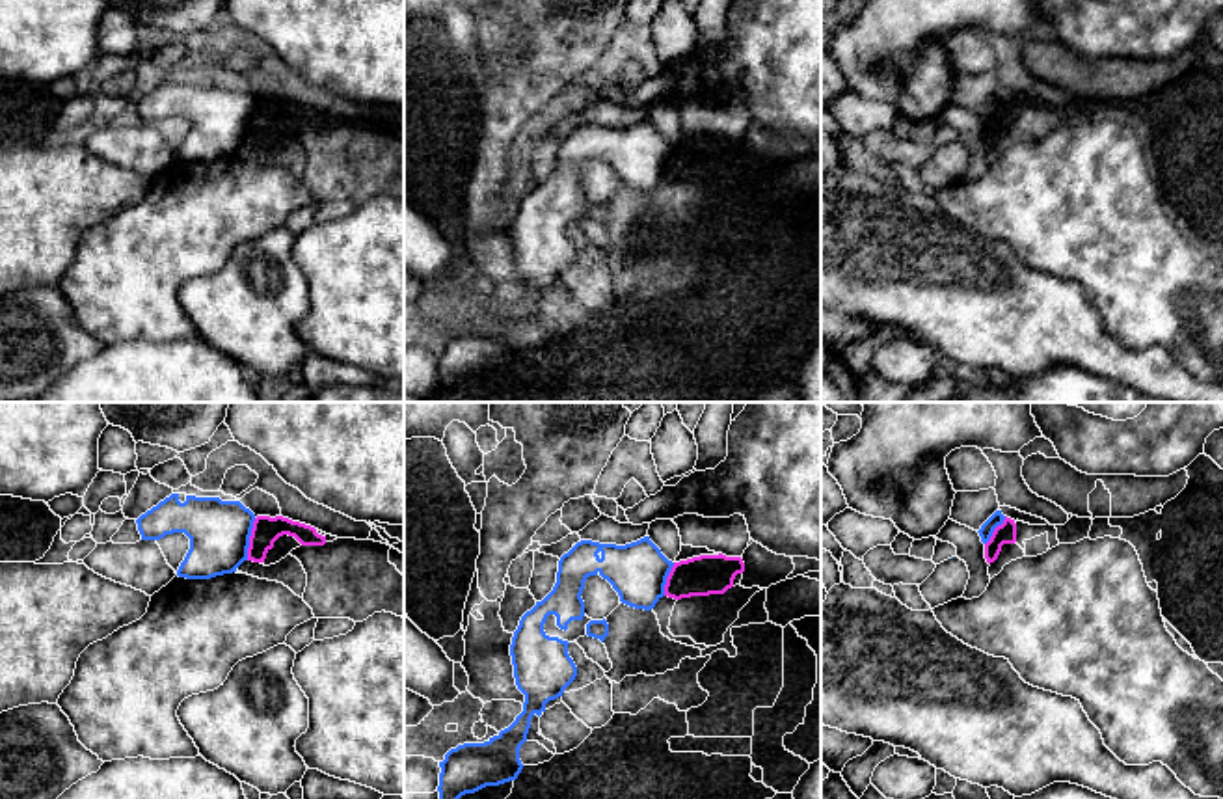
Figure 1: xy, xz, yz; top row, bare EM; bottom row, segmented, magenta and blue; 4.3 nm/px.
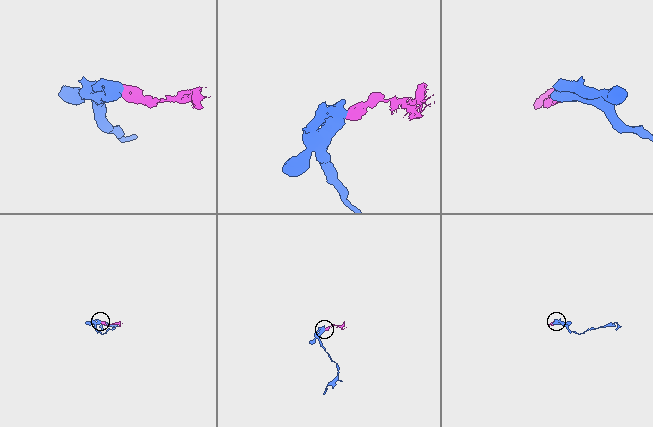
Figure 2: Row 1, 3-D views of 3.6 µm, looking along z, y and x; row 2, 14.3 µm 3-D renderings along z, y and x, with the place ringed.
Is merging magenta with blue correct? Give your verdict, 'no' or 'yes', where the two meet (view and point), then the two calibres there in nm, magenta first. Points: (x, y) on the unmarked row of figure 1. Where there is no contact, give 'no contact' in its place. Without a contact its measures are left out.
no; contact xy (250, 121); calibres 120 and 260 nm

